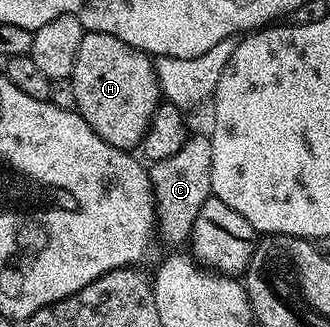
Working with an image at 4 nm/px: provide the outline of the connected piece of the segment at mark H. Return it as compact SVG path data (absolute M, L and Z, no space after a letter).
M86 32L85 38L79 43L79 52L75 54L71 80L75 87L76 112L80 113L91 127L91 131L95 131L99 139L111 143L111 147L126 151L136 150L141 140L145 138L145 132L158 105L163 101L154 58L123 43L123 39L115 39L115 35Z

